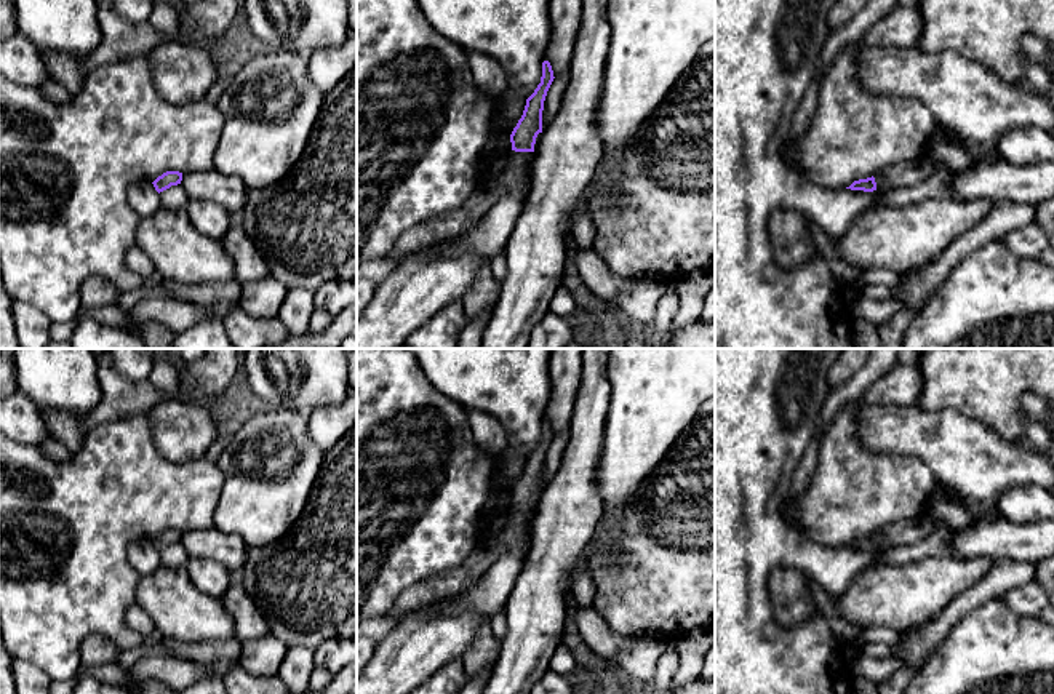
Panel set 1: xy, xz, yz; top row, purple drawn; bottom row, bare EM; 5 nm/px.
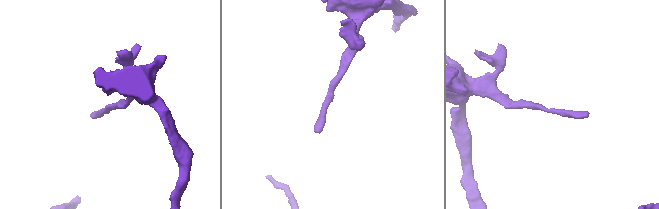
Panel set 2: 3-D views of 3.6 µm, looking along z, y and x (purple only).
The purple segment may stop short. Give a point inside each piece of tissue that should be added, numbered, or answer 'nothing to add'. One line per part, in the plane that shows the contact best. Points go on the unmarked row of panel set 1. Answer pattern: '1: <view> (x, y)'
1: xz (517, 534)

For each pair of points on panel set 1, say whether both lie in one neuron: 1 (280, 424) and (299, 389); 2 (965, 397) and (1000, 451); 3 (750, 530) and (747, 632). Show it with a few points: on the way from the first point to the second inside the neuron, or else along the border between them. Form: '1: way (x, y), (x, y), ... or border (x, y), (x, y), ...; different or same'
1: border (272, 406), (299, 410), (306, 416); different
2: border (946, 408), (954, 408), (1014, 440); different
3: way (747, 555), (747, 606); same

